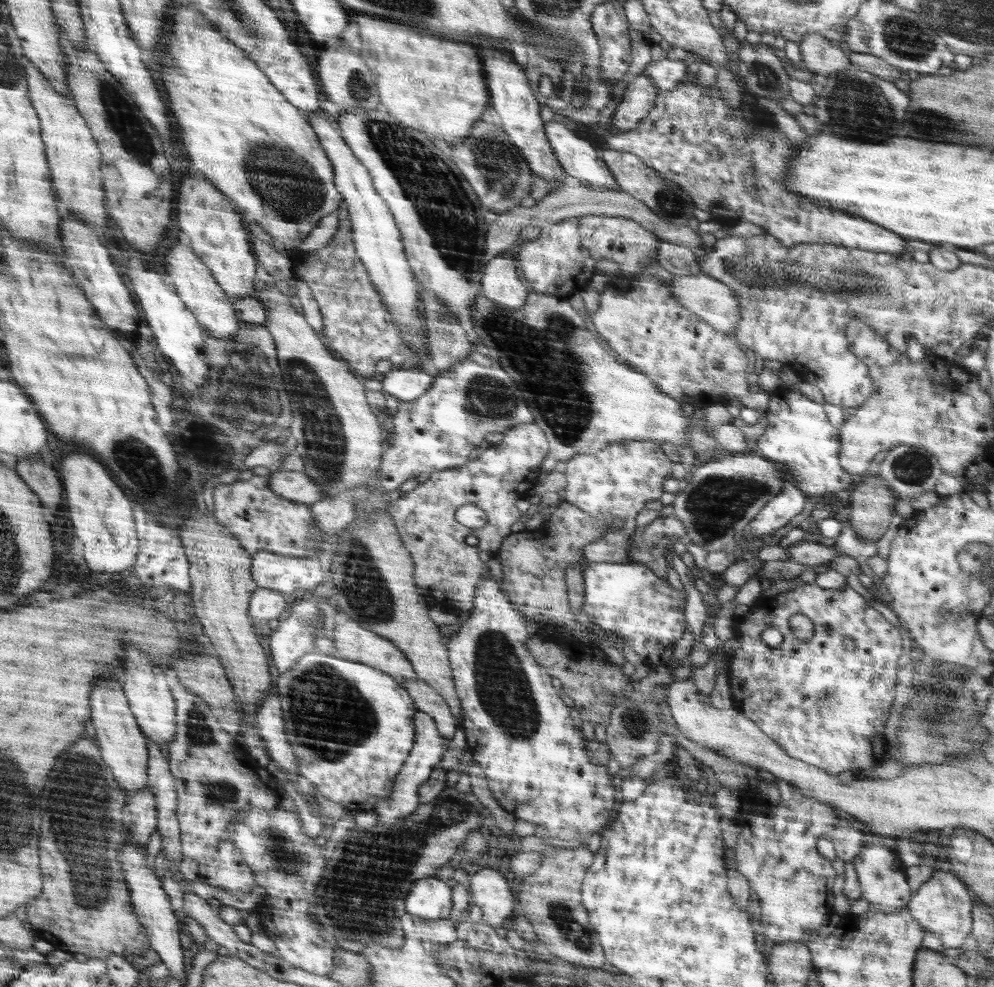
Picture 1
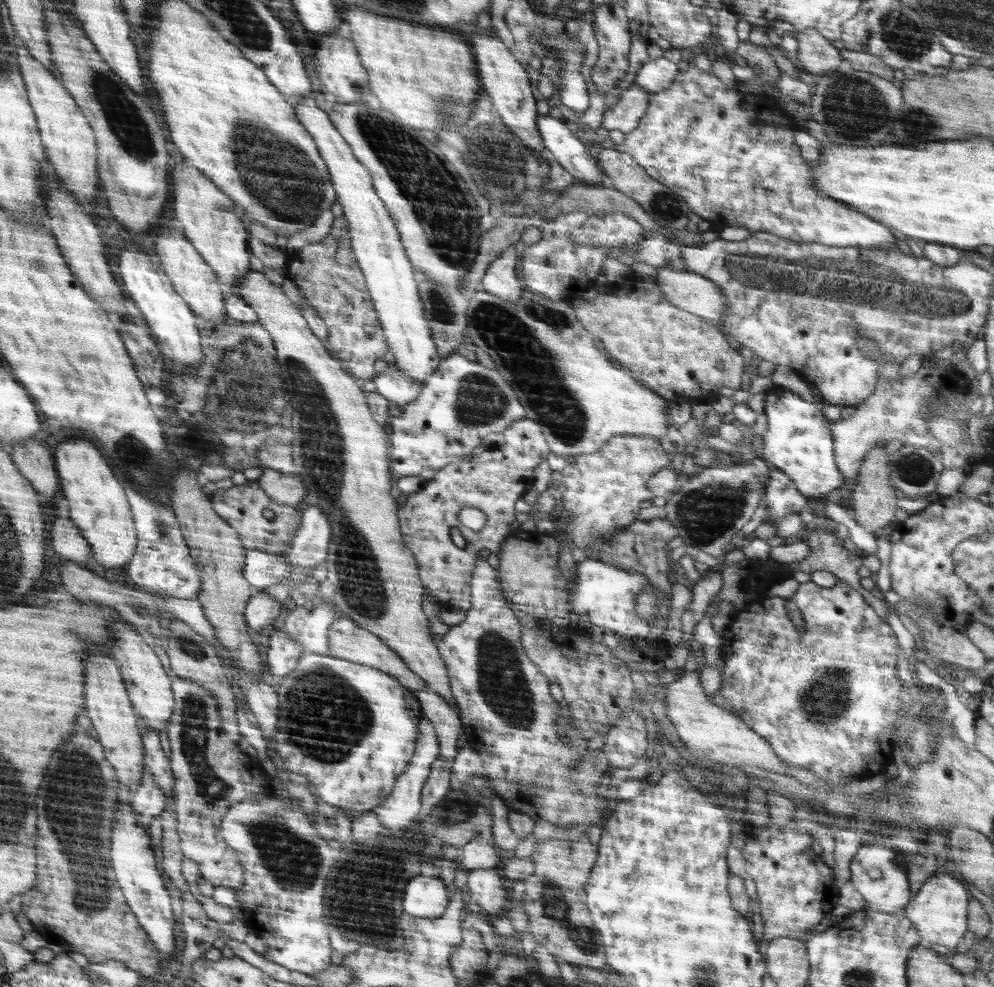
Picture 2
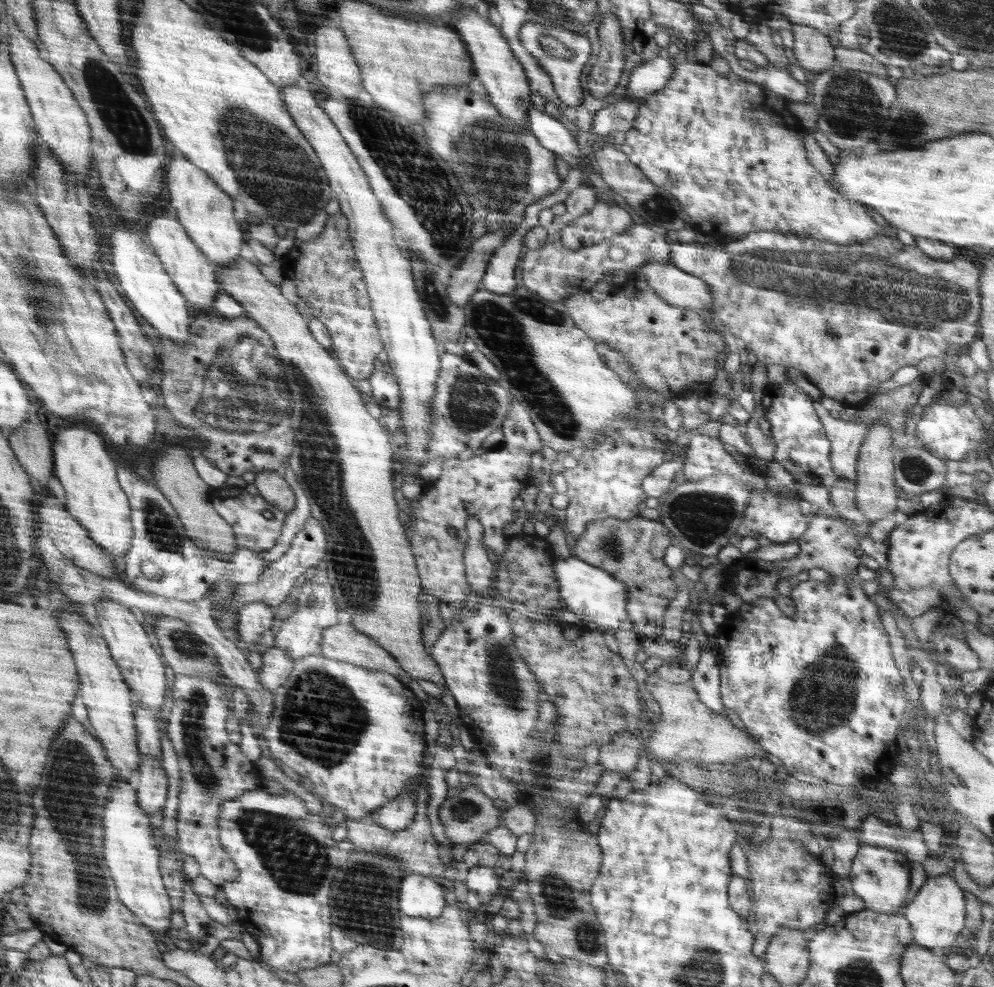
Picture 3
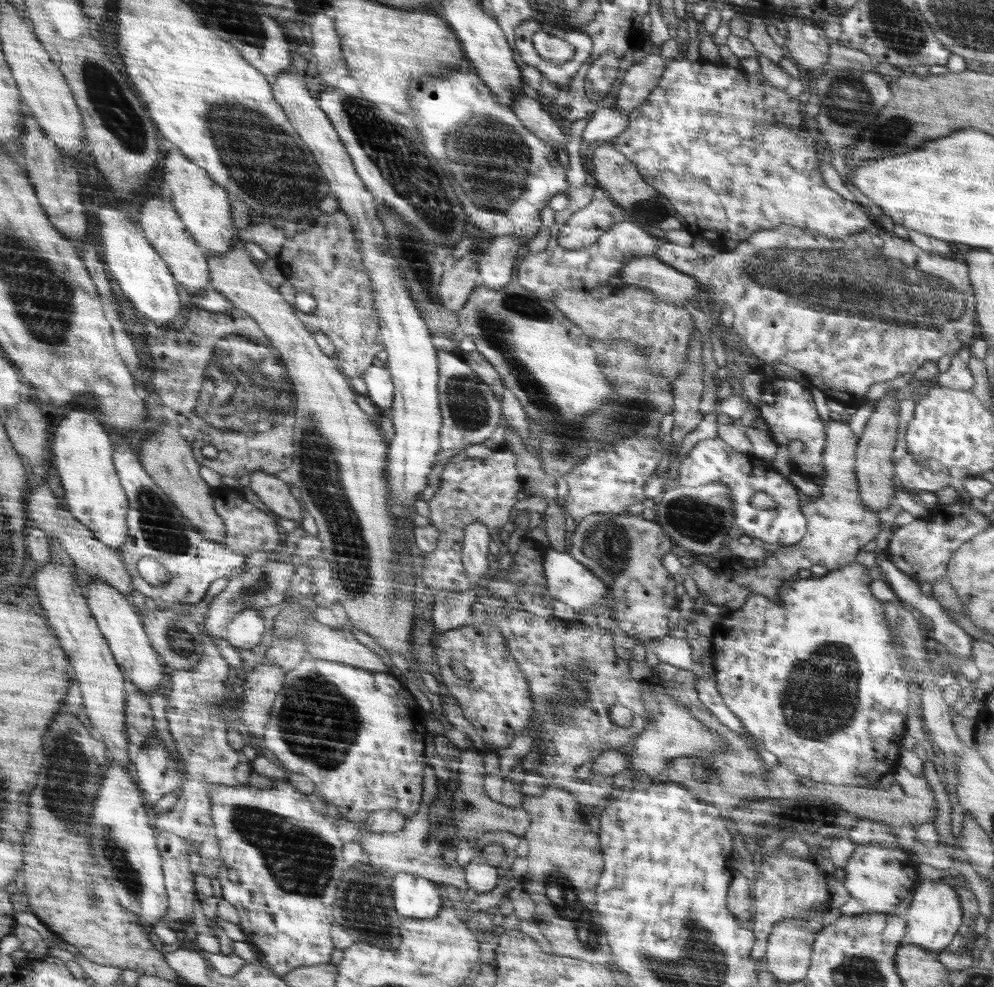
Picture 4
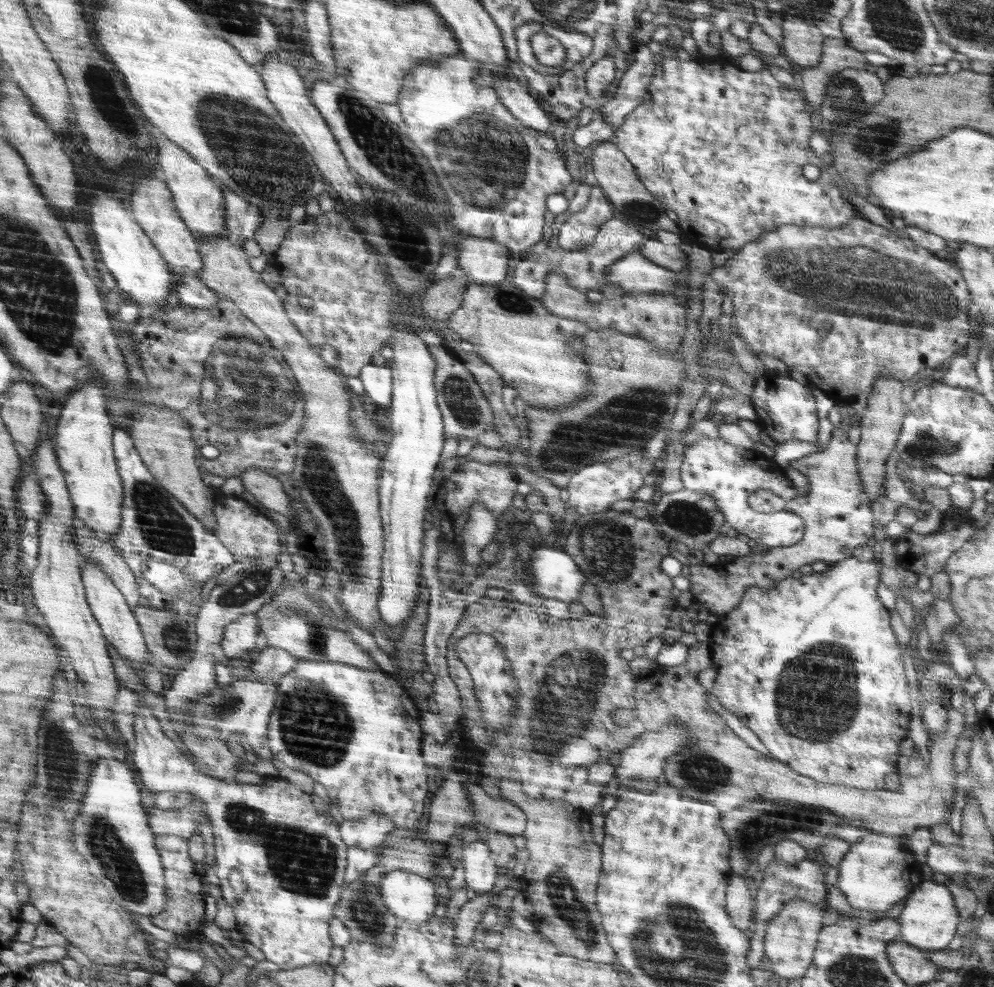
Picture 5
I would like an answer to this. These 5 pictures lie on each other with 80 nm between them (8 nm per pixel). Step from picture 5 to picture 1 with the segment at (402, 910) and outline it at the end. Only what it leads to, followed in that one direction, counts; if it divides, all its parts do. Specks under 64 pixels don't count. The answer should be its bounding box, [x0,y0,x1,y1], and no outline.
[405,876,456,921]

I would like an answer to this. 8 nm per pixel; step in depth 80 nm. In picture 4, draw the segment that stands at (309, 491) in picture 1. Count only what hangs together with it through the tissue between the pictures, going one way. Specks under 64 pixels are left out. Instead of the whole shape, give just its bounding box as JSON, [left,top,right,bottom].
[250,472,302,524]

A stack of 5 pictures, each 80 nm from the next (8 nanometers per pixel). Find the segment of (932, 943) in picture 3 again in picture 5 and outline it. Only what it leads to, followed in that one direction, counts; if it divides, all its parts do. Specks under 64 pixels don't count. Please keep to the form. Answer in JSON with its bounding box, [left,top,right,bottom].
[896,880,960,951]

